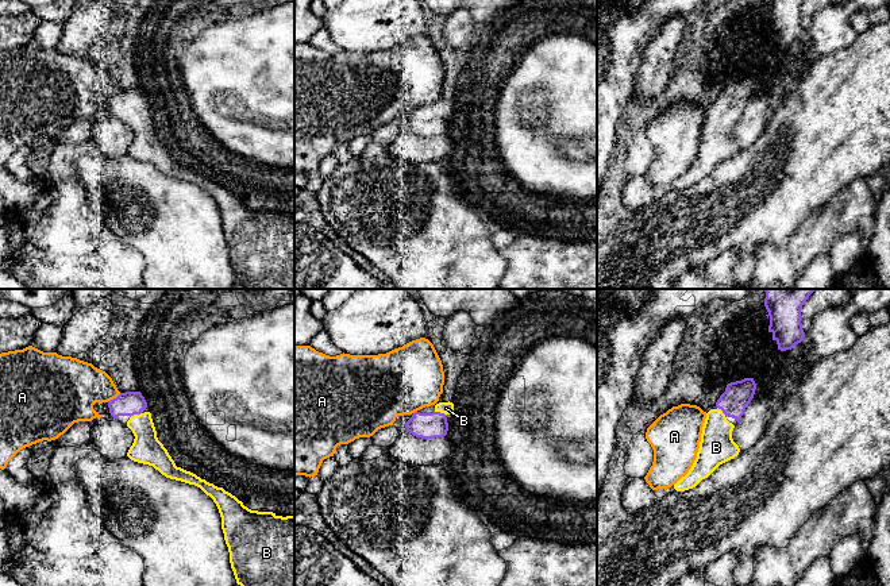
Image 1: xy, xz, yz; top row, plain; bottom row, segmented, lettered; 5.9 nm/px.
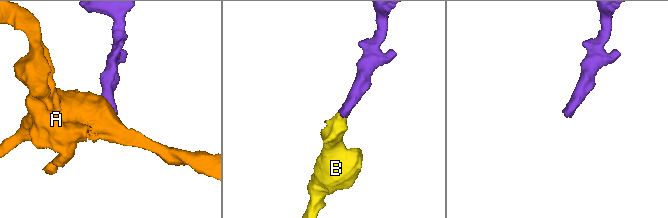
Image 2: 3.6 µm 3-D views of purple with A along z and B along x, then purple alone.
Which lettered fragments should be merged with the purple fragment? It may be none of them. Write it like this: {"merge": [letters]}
{"merge": ["B"]}

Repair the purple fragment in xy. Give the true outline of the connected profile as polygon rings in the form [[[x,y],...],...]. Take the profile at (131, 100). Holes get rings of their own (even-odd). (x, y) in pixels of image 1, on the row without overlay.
[[[140,89],[120,90],[108,99],[117,117],[128,113],[127,124],[135,136],[127,154],[153,163],[162,173],[200,185],[216,201],[230,261],[236,281],[246,289],[294,289],[294,213],[251,208],[235,193],[177,165],[157,135],[147,100]]]

